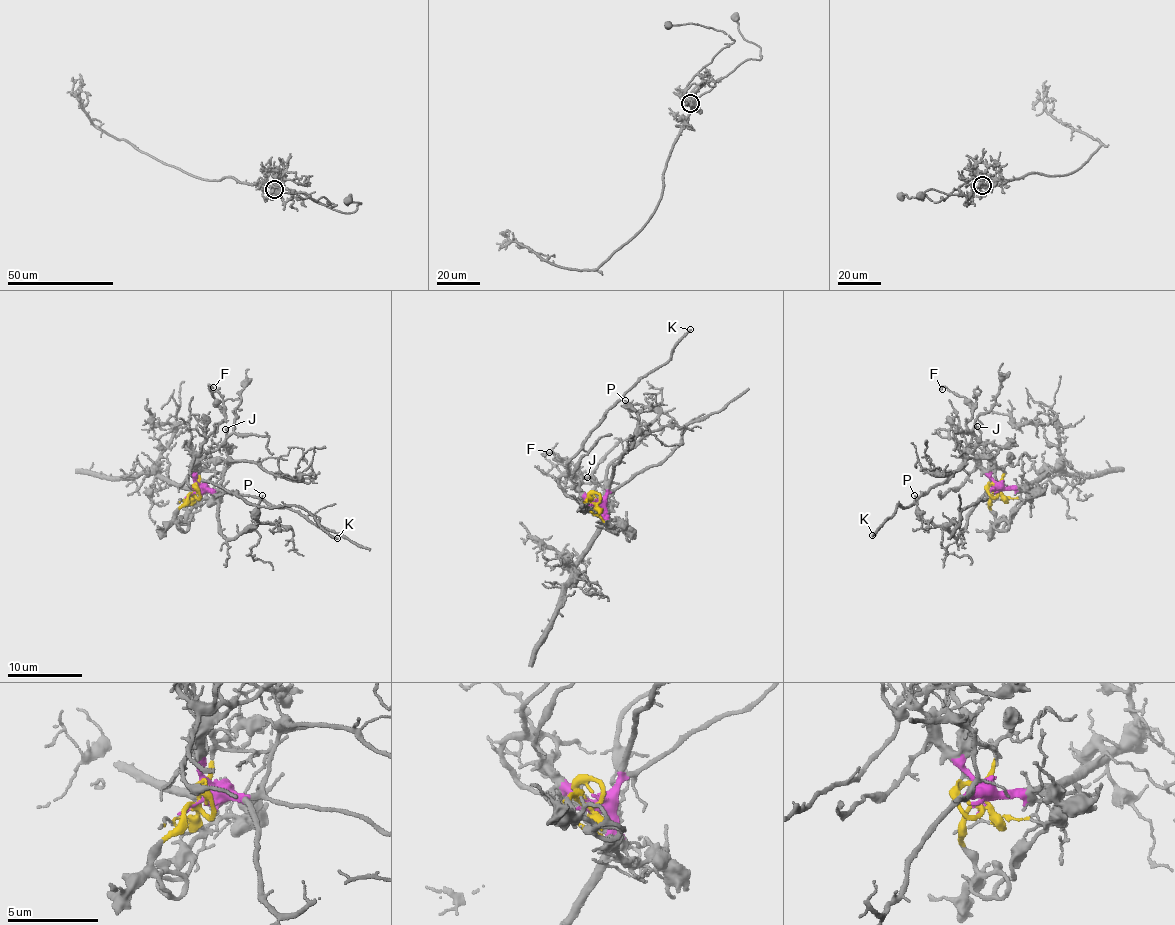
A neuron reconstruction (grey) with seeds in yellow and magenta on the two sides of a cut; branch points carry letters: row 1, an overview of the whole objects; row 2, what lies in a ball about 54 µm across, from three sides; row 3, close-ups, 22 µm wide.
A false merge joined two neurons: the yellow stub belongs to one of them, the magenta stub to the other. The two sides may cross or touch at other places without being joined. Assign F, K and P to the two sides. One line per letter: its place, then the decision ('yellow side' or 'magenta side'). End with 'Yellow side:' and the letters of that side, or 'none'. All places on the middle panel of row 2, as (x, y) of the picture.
F: (549, 452) | yellow side
K: (690, 329) | yellow side
P: (625, 400) | magenta side
Yellow side: F, K

